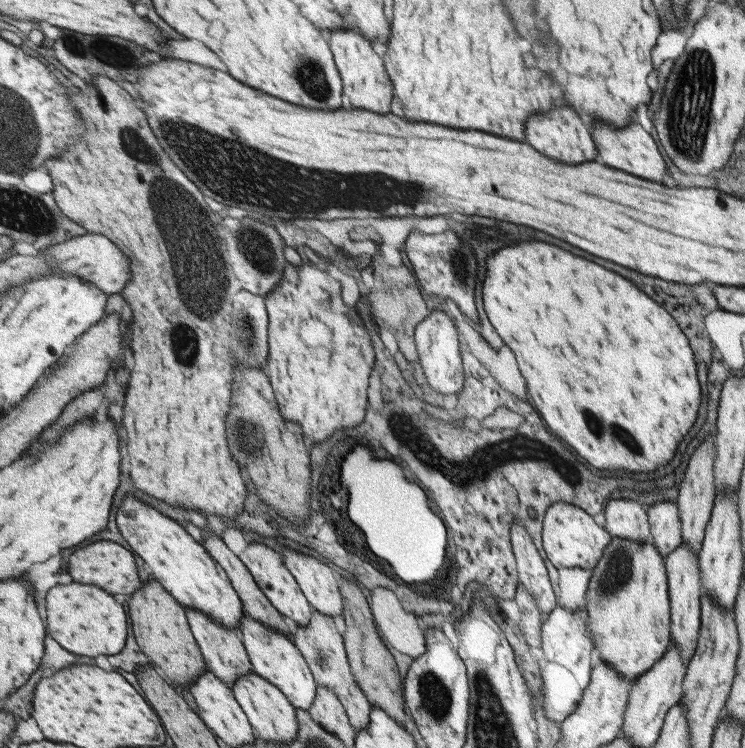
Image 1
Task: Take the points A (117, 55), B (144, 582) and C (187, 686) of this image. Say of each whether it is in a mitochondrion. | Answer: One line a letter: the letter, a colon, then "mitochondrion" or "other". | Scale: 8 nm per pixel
A: mitochondrion
B: other
C: other

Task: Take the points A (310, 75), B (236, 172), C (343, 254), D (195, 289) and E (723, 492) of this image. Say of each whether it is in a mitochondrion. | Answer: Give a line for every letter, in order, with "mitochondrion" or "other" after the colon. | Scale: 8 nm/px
A: mitochondrion
B: mitochondrion
C: other
D: mitochondrion
E: other

